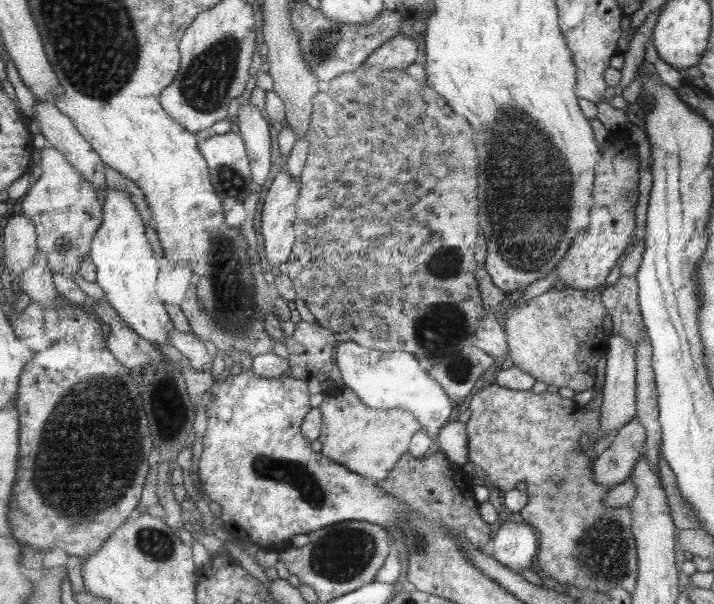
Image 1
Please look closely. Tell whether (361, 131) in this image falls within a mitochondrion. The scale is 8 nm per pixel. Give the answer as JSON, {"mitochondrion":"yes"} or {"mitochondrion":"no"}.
{"mitochondrion":"yes"}

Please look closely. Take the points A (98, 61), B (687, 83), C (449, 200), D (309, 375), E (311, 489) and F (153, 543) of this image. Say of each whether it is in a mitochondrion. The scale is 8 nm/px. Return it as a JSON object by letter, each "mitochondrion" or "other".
{"A":"mitochondrion","B":"other","C":"other","D":"other","E":"mitochondrion","F":"mitochondrion"}

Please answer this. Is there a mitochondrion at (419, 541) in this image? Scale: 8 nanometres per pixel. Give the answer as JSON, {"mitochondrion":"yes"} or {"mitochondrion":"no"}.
{"mitochondrion":"yes"}

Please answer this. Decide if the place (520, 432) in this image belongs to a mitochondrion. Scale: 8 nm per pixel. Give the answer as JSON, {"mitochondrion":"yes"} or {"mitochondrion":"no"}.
{"mitochondrion":"no"}

